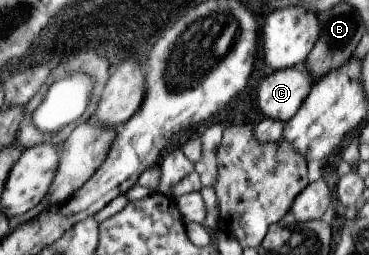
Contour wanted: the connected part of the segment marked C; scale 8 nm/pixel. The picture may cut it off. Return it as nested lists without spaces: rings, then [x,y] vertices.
[[[302,65],[270,72],[257,88],[257,107],[265,118],[286,122],[295,115],[312,84]]]

